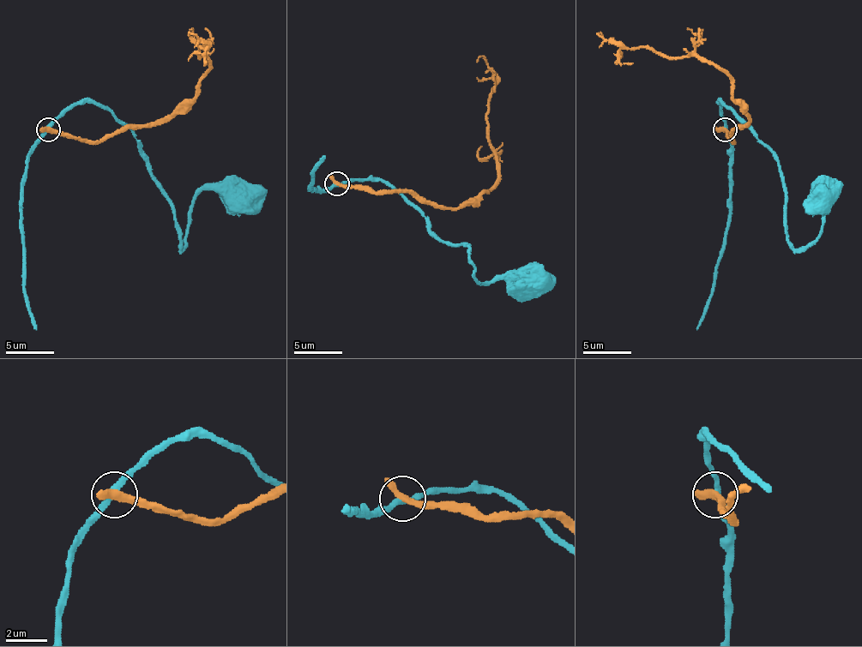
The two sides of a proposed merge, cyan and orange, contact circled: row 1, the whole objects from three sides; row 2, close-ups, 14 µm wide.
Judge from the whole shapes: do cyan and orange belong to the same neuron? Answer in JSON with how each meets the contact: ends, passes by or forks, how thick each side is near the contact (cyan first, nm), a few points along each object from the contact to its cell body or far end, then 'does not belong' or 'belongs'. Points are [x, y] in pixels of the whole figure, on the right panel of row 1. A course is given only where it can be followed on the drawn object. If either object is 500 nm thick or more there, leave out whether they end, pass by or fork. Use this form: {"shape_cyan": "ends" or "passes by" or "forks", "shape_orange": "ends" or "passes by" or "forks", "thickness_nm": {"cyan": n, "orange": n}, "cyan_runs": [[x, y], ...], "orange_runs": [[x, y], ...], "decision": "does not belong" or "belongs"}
{"shape_cyan": "passes by", "shape_orange": "ends", "thickness_nm": {"cyan": 280, "orange": 460}, "cyan_runs": [[724, 128], [721, 104], [772, 152], [786, 232], [796, 249], [820, 232], [820, 188], [828, 194], [820, 201]], "orange_runs": [[724, 128], [733, 140], [748, 114], [721, 71], [596, 34], [603, 34]], "decision": "does not belong"}

